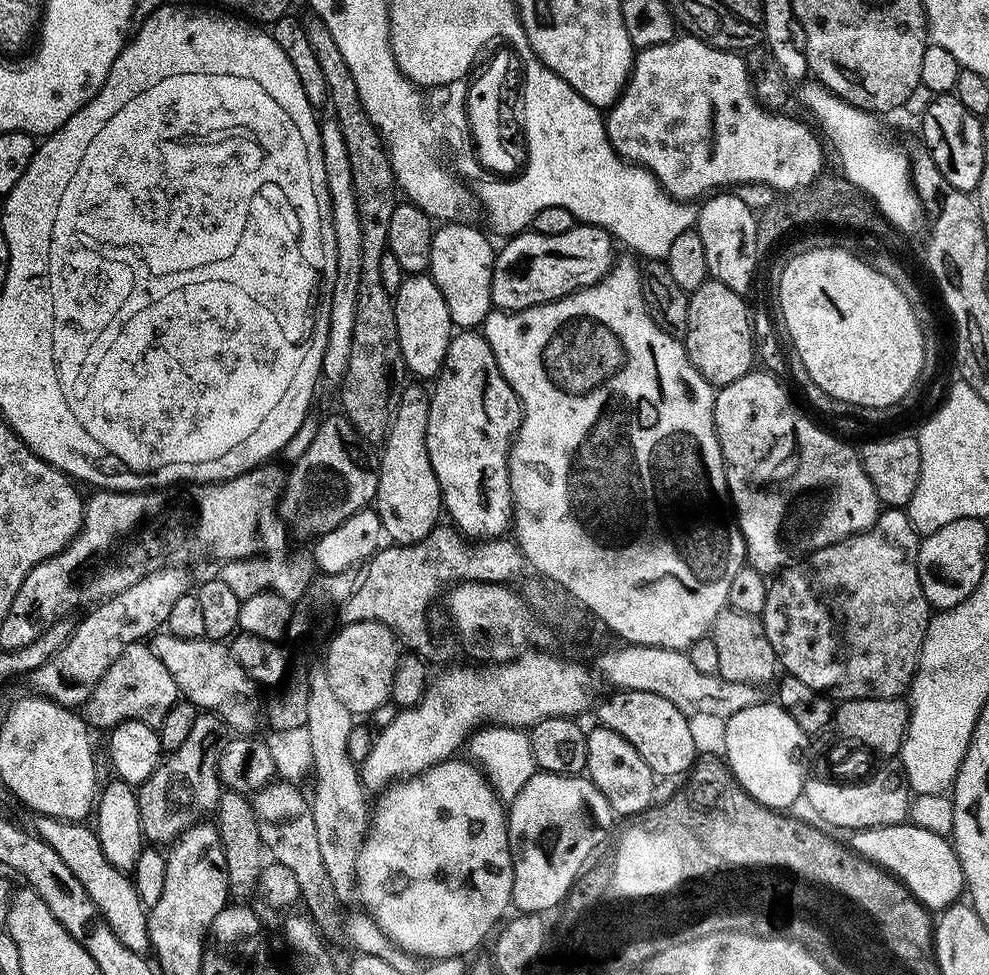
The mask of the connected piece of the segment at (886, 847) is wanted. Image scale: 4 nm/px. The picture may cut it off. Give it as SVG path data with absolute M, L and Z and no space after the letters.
M905 822L859 829L853 831L851 836L848 842L853 851L891 872L914 893L925 908L929 910L951 908L965 895L966 885L960 860L956 856L955 847L943 835Z

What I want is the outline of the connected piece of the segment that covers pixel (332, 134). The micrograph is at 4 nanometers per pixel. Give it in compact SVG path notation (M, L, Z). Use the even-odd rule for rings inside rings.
M334 118L321 121L320 145L323 150L323 168L326 170L331 220L334 226L336 250L336 277L330 298L330 326L326 338L326 350L322 358L322 376L332 386L339 385L350 356L350 342L354 334L354 298L358 292L358 274L362 274L362 232L358 226L357 203L354 202L353 178L350 173L349 155L342 139L341 128Z

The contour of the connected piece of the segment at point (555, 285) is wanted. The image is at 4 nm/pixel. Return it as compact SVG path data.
M577 223L566 234L538 234L525 230L509 239L492 261L492 307L521 312L530 306L554 302L579 288L589 288L612 269L614 241L605 228Z

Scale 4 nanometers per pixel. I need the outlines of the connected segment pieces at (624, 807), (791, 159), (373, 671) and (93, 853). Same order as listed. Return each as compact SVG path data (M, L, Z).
M599 726L593 727L594 730L591 732L591 730L586 734L586 774L590 781L592 781L592 784L595 785L596 789L599 790L599 792L606 798L606 802L608 802L612 808L612 811L615 815L620 816L620 814L624 816L630 816L634 814L633 816L641 815L645 812L647 812L650 808L650 805L653 803L652 795L656 792L656 783L658 783L657 777L655 773L650 770L650 766L646 765L646 762L643 761L642 756L638 754L636 750L634 750L634 746L630 744L630 742L626 742L624 738L622 738L621 735L619 735L616 731L612 731L609 728L601 728Z
M689 34L682 35L681 40L679 38L673 38L668 41L667 44L652 44L649 48L641 48L639 51L635 53L633 62L632 62L632 70L628 74L628 80L624 83L624 89L620 92L619 98L616 100L615 104L612 105L611 108L607 109L606 119L604 121L604 129L606 130L606 134L608 135L608 140L612 143L612 148L615 150L616 155L620 157L621 160L628 161L629 164L638 164L640 167L645 168L647 172L650 174L654 174L654 178L658 181L663 187L664 191L668 193L669 196L674 200L679 200L681 202L696 202L701 198L707 197L709 193L713 190L724 190L727 184L765 184L768 188L773 188L776 191L776 194L787 194L789 192L796 192L800 188L808 188L815 180L817 180L820 175L825 171L824 168L824 152L820 149L820 144L822 145L822 140L819 135L815 131L811 132L810 129L807 128L806 125L800 121L800 118L797 118L795 115L785 115L781 114L776 110L769 110L764 107L763 104L760 103L759 100L756 99L756 95L754 93L754 84L750 79L750 73L748 71L748 66L745 60L745 57L742 55L735 56L735 51L725 50L722 48L712 48L711 45L705 43L705 41L700 40L696 36L691 36Z
M378 622L344 624L341 629L340 633L337 631L327 641L328 658L324 671L338 702L342 702L342 706L346 706L346 710L350 710L353 717L364 718L367 712L389 703L392 679L400 663L402 648L396 633Z
M37 815L35 819L35 835L45 840L58 854L58 858L62 858L66 866L70 866L74 878L78 878L78 882L86 886L86 894L94 898L94 906L98 906L100 916L114 930L118 942L122 942L122 946L135 952L147 953L152 948L152 938L148 929L149 909L139 897L138 890L133 884L133 877L121 868L116 868L110 862L110 858L102 854L95 827L74 820L59 820L53 816Z

